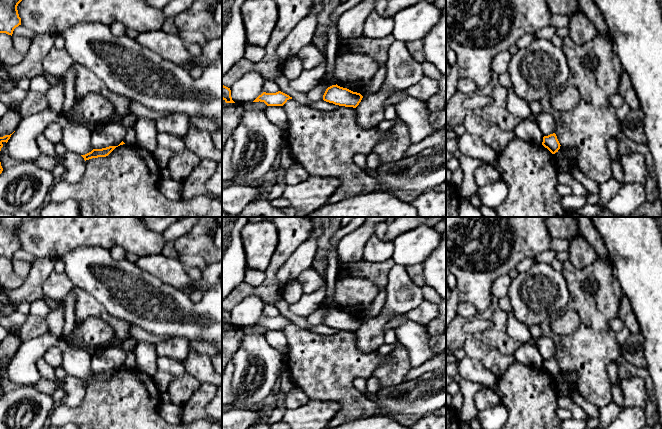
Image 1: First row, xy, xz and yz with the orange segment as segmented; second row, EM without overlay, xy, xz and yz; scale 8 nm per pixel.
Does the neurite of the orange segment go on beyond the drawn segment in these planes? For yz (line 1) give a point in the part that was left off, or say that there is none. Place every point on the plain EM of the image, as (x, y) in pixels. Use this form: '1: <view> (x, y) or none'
1: none

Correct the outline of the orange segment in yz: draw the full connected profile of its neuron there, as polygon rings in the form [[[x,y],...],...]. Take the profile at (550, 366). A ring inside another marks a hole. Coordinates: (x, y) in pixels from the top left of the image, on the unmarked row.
[[[555,357],[544,360],[542,369],[547,372],[552,378],[558,376],[561,370]]]

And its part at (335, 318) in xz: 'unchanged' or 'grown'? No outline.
unchanged

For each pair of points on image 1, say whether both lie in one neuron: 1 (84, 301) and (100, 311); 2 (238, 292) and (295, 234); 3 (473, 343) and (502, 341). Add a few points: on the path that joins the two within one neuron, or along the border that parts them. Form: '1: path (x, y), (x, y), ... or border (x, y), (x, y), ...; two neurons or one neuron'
1: path (88, 305), (96, 309); one neuron
2: path (257, 290), (270, 280), (270, 273), (282, 253); one neuron
3: border (474, 335), (492, 348), (503, 353); two neurons

